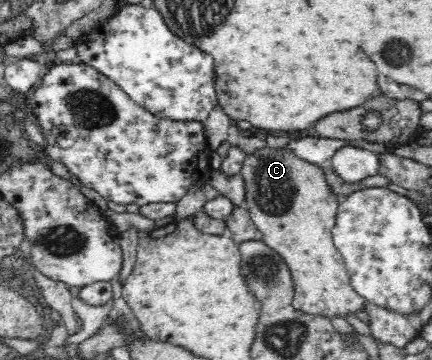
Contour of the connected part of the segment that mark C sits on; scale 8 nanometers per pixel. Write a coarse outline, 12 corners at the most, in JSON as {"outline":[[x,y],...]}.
{"outline":[[290,148],[244,158],[246,210],[293,306],[364,308],[332,227],[341,197]]}

